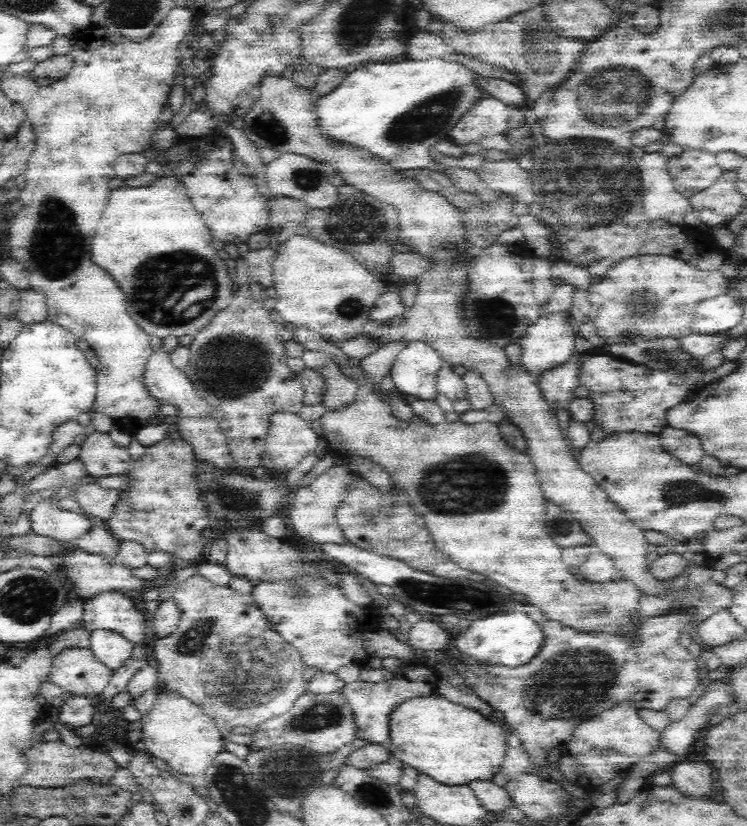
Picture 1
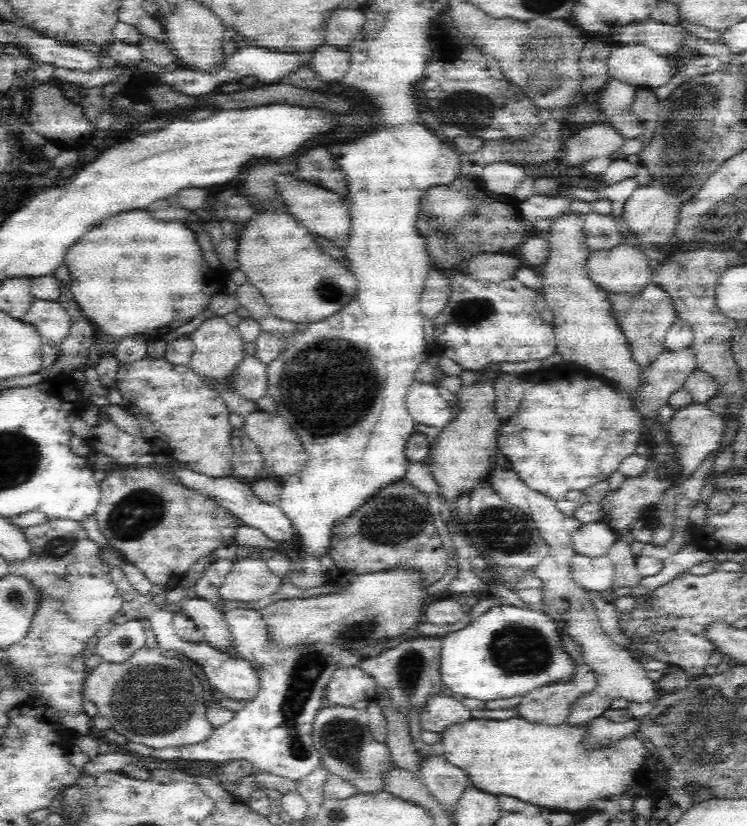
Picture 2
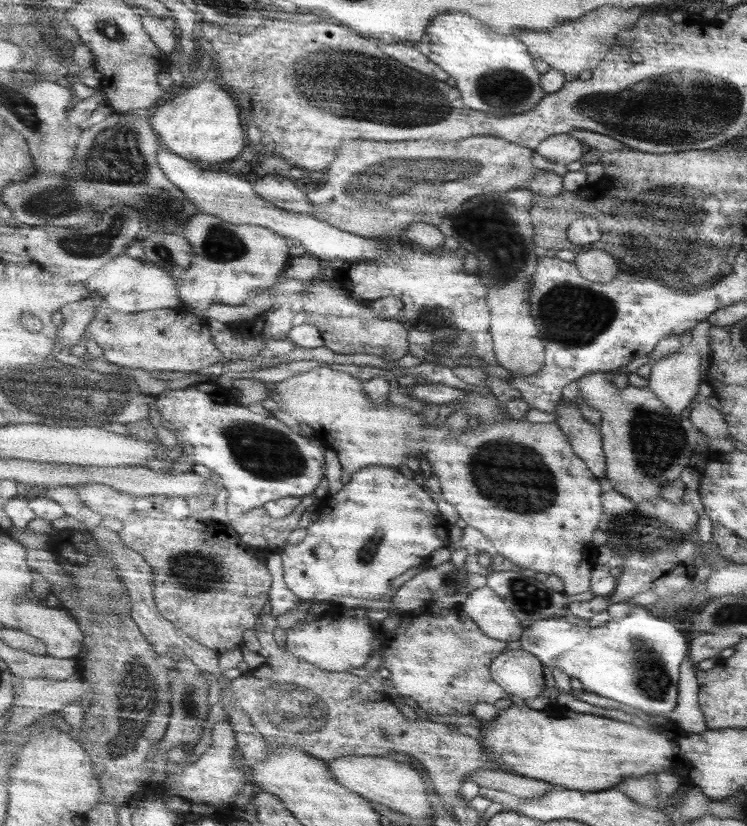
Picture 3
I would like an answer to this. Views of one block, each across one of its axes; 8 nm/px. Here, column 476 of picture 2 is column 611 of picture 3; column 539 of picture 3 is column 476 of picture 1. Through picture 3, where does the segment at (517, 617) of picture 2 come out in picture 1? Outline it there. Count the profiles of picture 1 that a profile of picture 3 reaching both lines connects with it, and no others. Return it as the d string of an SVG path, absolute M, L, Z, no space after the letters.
M522 610L508 612L508 614L504 612L504 614L476 620L464 634L454 636L450 646L456 646L464 656L468 656L476 662L484 662L490 666L518 668L518 666L526 666L532 658L538 656L538 652L542 652L544 632L542 632L542 626L538 626Z

